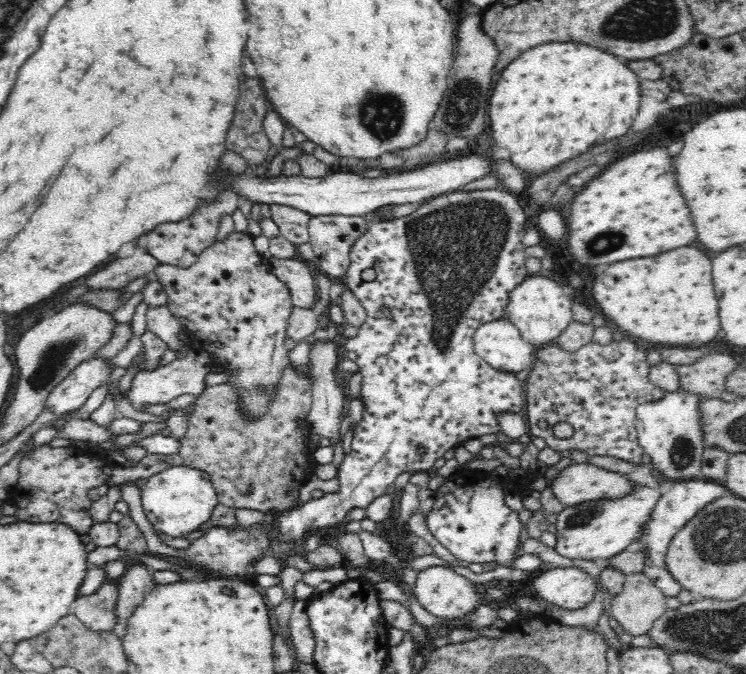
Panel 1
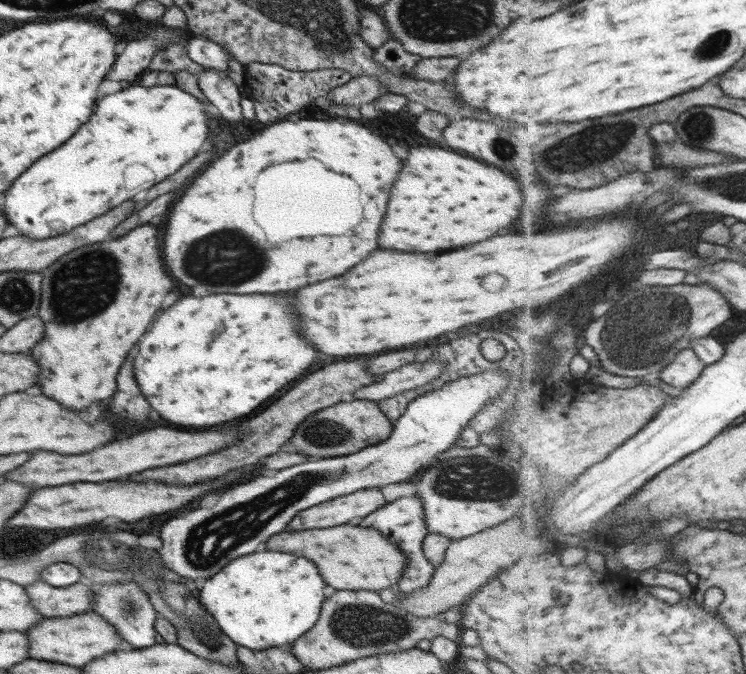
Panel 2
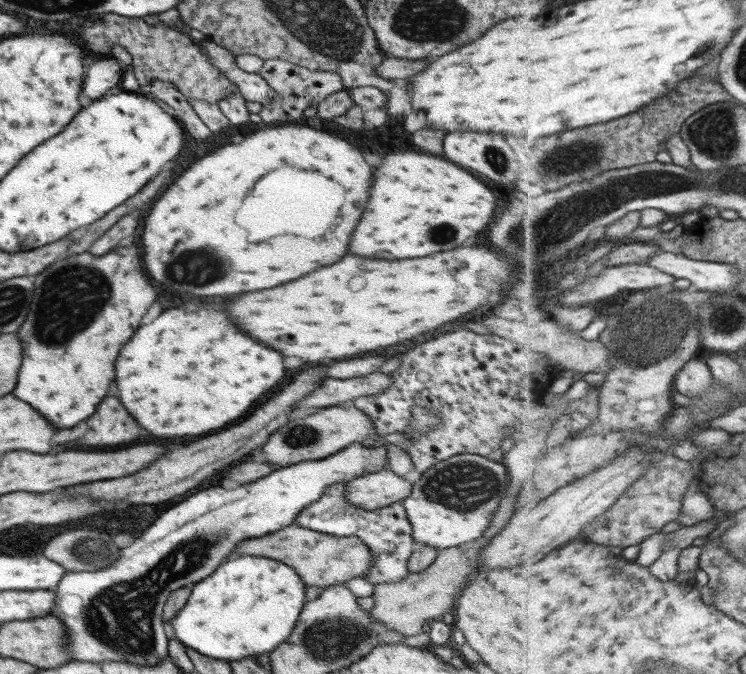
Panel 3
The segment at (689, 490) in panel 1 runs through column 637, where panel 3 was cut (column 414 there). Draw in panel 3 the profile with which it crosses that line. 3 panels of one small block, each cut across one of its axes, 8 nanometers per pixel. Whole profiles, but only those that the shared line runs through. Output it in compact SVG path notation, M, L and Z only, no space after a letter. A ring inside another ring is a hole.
M350 480L332 483L324 489L324 495L318 497L311 505L304 508L296 524L302 528L308 528L316 532L338 536L356 536L362 540L364 546L370 548L372 554L372 567L362 575L370 584L392 583L406 578L408 570L408 558L417 544L412 538L412 526L408 520L407 512L402 503L396 502L384 508L366 510L352 505L344 499L344 488Z

